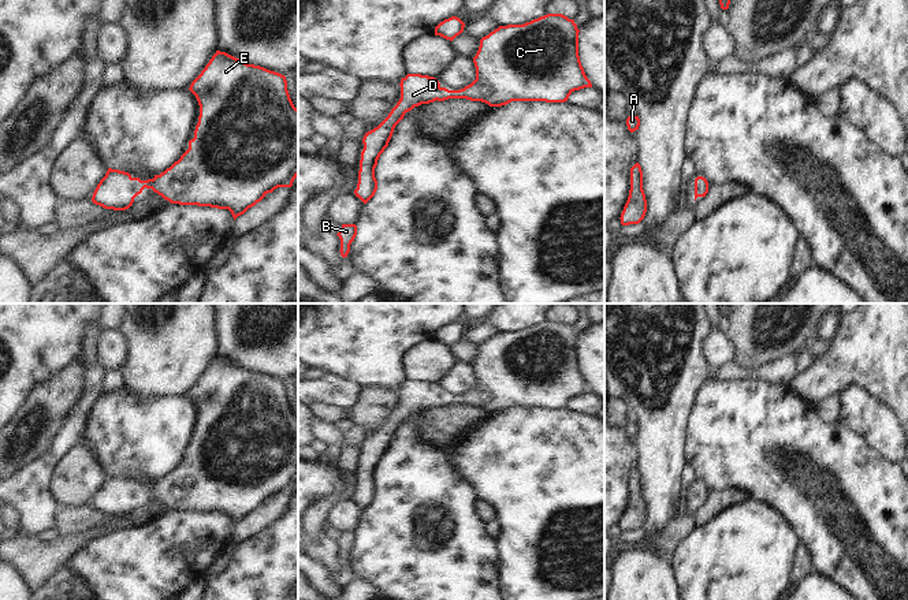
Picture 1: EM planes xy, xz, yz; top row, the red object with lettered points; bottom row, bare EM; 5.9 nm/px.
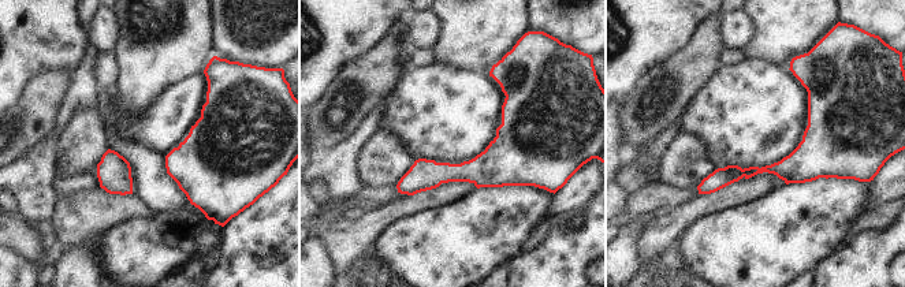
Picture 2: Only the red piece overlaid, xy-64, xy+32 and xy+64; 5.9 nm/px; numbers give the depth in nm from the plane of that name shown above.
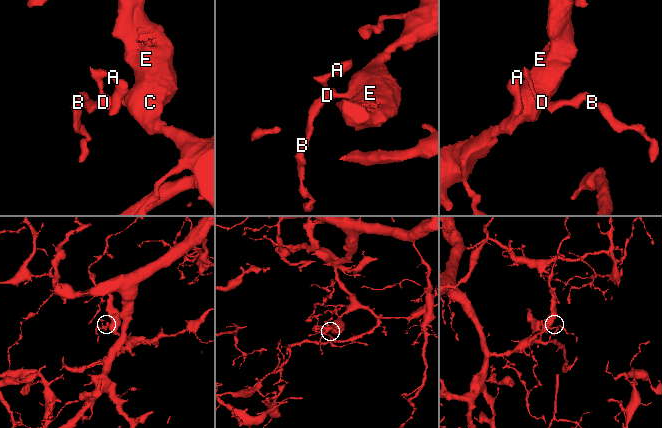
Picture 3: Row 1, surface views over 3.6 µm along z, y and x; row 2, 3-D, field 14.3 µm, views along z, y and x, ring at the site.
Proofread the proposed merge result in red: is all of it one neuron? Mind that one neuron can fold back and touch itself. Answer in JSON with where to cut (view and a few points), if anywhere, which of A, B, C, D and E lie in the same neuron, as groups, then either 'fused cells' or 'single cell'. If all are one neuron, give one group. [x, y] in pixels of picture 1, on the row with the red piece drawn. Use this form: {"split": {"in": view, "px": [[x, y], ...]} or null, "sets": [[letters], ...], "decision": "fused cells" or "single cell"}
{"split": null, "sets": [["A", "B", "C", "D", "E"]], "decision": "single cell"}

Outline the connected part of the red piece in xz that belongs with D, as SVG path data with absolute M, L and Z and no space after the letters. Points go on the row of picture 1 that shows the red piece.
M562 14L499 26L480 40L473 57L476 79L459 90L442 87L433 77L408 74L401 79L397 105L362 138L356 197L366 204L375 195L377 160L395 126L414 107L449 98L481 101L490 107L511 101L565 103L574 90L592 87L580 62L578 33L574 21Z

